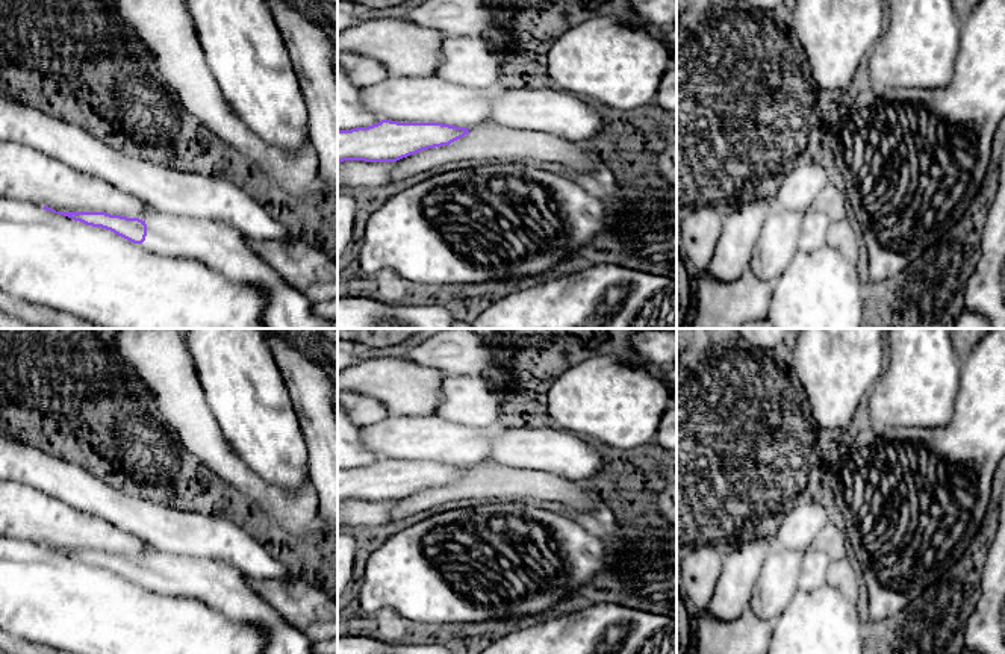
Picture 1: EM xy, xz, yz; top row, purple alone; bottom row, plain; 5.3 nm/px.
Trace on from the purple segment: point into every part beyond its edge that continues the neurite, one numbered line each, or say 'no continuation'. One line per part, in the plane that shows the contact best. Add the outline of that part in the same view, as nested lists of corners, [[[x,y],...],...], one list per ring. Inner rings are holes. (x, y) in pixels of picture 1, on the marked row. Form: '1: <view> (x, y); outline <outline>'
1: xy (218, 246); outline [[[151,212],[147,223],[148,247],[154,253],[200,260],[227,279],[253,285],[265,294],[263,329],[338,329],[338,319],[324,319],[313,312],[313,304],[263,262],[242,235],[222,221],[191,220]]]

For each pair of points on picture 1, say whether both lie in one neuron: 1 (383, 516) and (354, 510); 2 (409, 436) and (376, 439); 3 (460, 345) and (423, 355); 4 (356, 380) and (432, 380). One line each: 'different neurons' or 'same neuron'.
1: same neuron
2: same neuron
3: same neuron
4: same neuron

